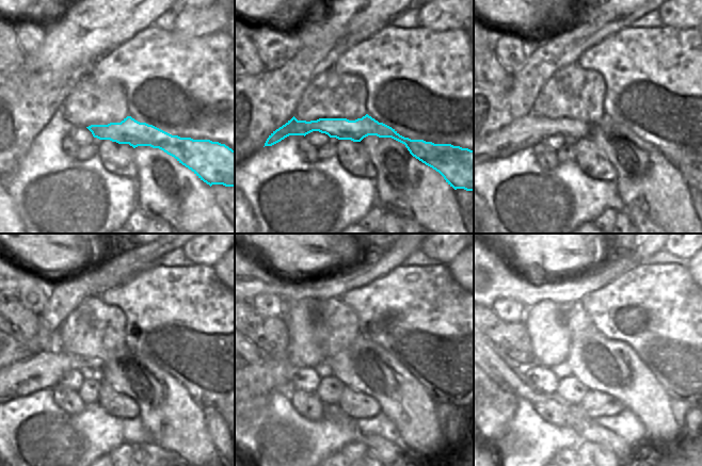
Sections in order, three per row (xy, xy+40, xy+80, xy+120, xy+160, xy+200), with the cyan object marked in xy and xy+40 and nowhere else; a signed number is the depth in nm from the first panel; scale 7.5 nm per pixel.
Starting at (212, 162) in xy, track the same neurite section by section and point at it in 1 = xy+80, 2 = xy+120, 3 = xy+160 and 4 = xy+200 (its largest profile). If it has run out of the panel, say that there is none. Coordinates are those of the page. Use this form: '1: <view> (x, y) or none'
1: xy+80 (525, 132)
2: xy+120 (43, 370)
3: xy+160 (257, 380)
4: xy+200 (495, 428)

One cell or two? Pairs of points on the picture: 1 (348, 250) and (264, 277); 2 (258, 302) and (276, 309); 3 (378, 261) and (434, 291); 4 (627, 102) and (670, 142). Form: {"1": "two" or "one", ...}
{"1": "two", "2": "one", "3": "two", "4": "one"}

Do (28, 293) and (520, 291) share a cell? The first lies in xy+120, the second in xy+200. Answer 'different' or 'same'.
different

